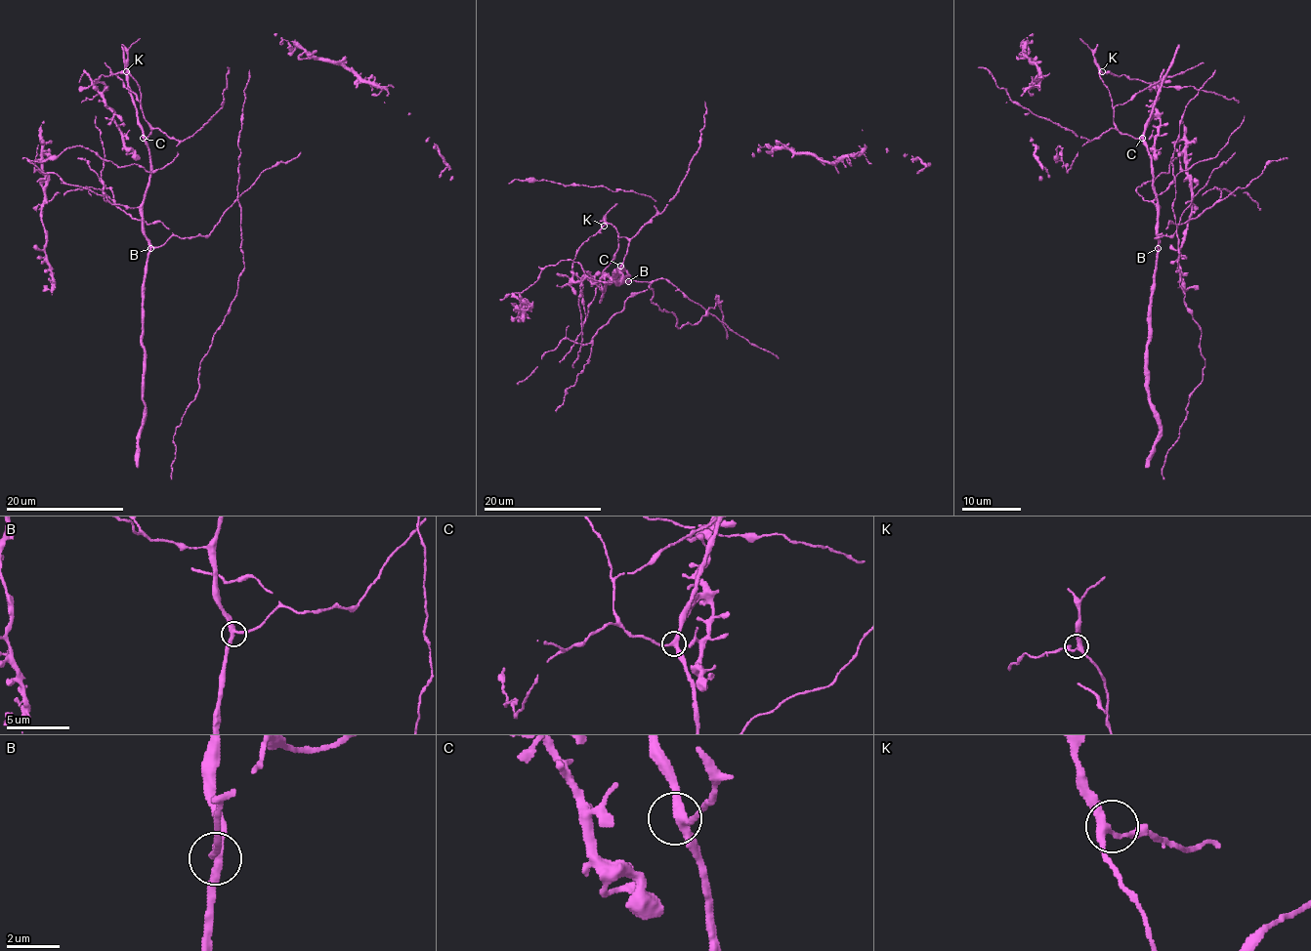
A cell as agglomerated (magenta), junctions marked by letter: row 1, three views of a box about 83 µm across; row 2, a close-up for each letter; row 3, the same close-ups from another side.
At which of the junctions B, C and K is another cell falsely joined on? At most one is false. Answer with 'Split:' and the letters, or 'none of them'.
Split: none of them

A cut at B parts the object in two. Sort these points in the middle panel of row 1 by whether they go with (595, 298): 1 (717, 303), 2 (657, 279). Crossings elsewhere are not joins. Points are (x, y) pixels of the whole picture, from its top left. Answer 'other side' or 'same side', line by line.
1: same side
2: other side

